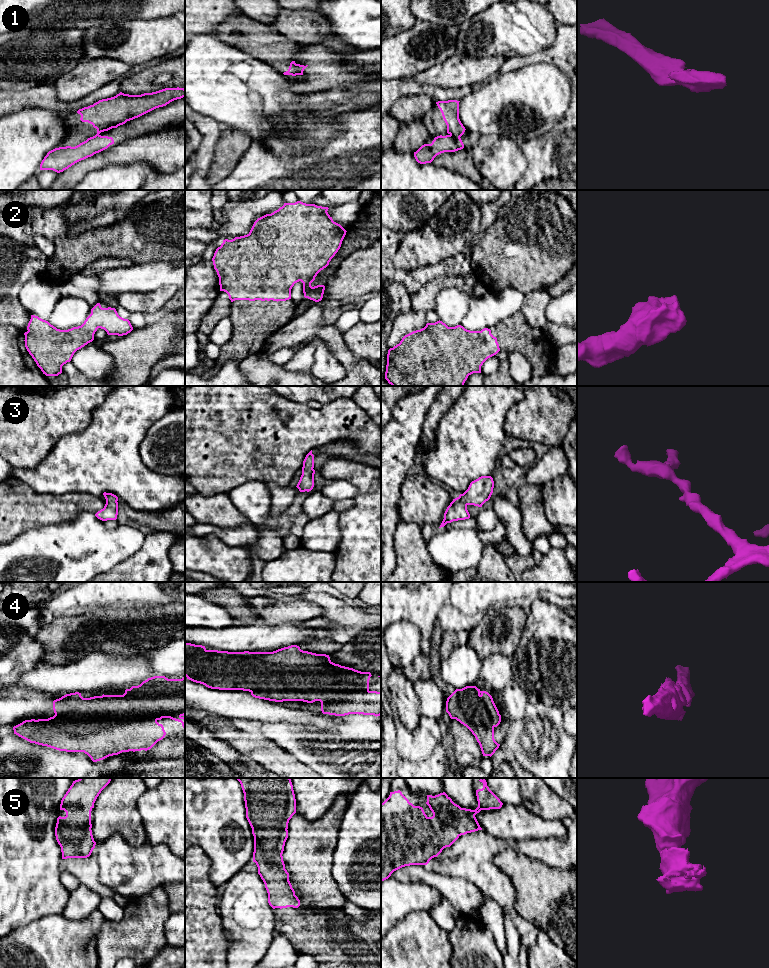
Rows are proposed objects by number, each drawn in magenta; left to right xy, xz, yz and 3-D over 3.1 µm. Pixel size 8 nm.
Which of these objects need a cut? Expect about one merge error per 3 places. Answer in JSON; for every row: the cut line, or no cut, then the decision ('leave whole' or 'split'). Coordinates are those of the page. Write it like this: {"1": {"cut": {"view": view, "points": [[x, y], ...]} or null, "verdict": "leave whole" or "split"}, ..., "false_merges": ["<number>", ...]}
{"1": {"cut": {"view": "yz", "points": [[450, 134], [459, 137]]}, "verdict": "split"}, "2": {"cut": null, "verdict": "leave whole"}, "3": {"cut": null, "verdict": "leave whole"}, "4": {"cut": null, "verdict": "leave whole"}, "5": {"cut": null, "verdict": "leave whole"}, "false_merges": ["1"]}

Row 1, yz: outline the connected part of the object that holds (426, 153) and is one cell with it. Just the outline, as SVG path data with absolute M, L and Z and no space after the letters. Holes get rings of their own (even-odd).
M451 135L437 136L431 144L422 145L416 152L414 157L420 164L431 163L434 158L444 152L455 152L464 148L464 144L460 137Z

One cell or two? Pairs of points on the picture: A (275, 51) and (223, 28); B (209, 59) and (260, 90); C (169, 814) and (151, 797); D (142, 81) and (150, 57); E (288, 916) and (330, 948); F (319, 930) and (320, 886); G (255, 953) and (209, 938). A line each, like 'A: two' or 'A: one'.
A: one
B: one
C: one
D: two
E: one
F: two
G: two

